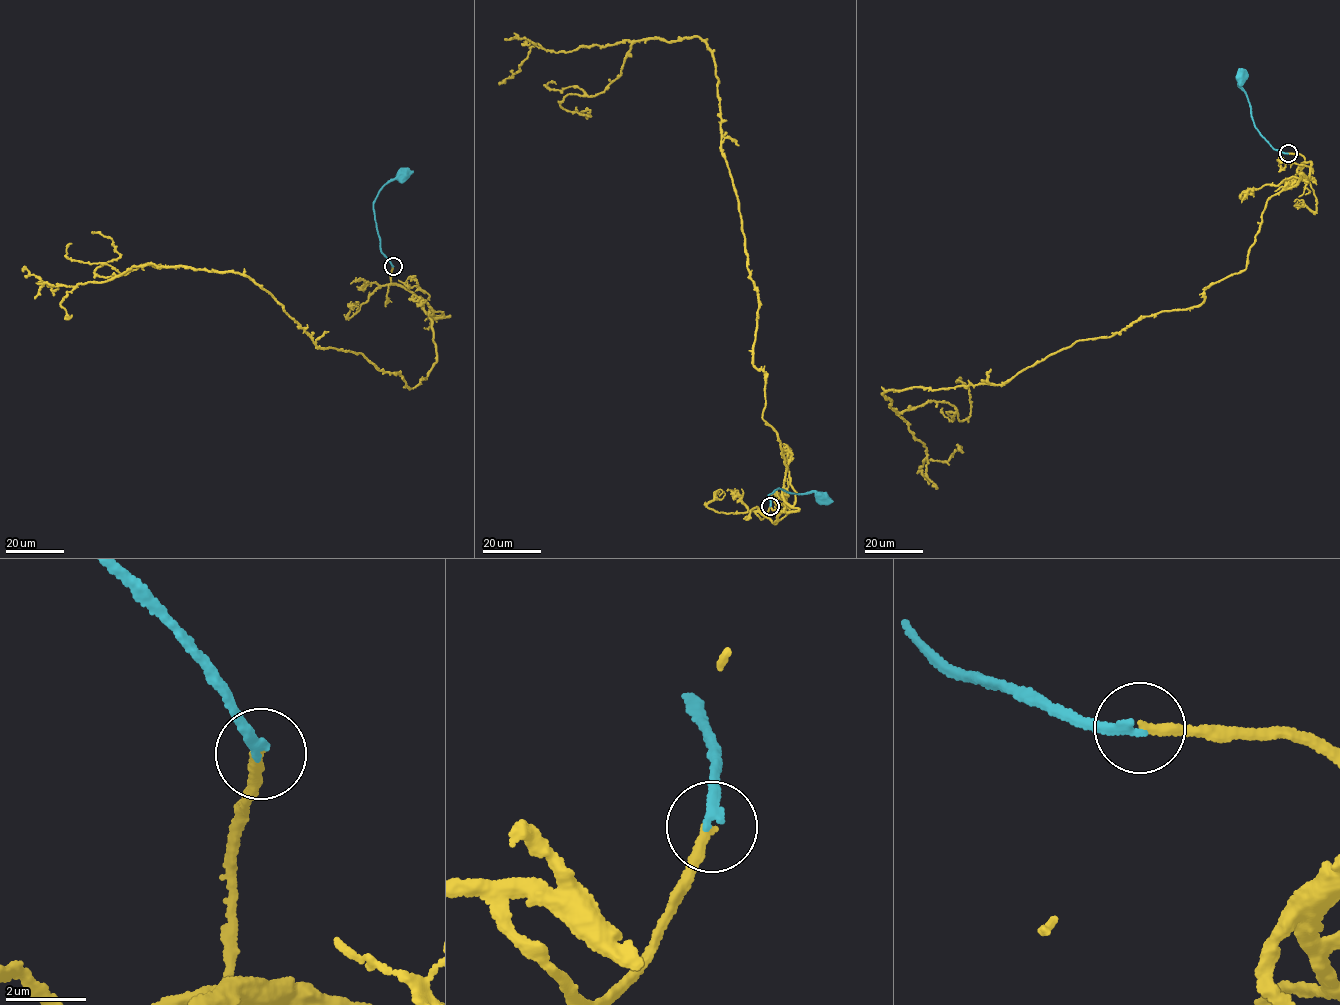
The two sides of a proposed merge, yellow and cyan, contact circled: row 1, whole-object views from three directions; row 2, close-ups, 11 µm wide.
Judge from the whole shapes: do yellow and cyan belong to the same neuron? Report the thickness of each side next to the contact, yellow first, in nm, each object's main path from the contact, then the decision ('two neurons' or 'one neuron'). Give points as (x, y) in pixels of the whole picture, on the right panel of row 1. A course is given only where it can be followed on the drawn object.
280/190 nm | yellow via (1288, 153), (1308, 178), (1267, 200), (1245, 269), (1200, 304), (1005, 382), (882, 394), (961, 421), (955, 382) | cyan via (1288, 153), (1274, 148), (1255, 127), (1246, 93), (1238, 84), (1241, 79) | two neurons

